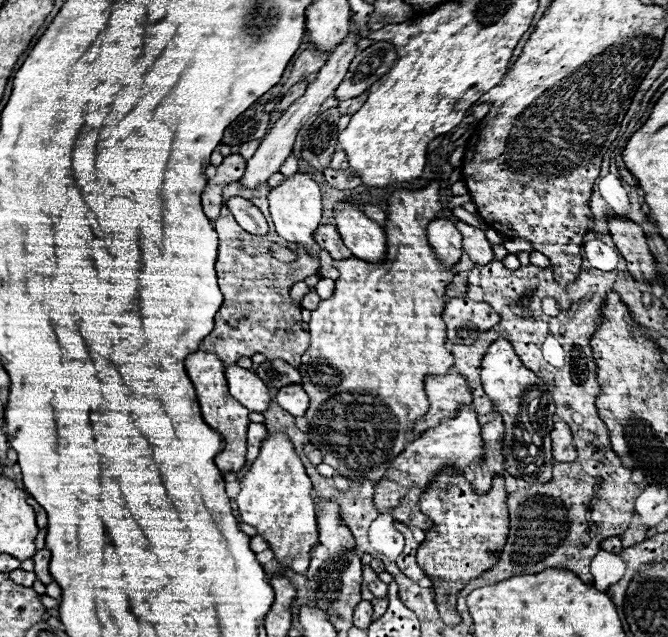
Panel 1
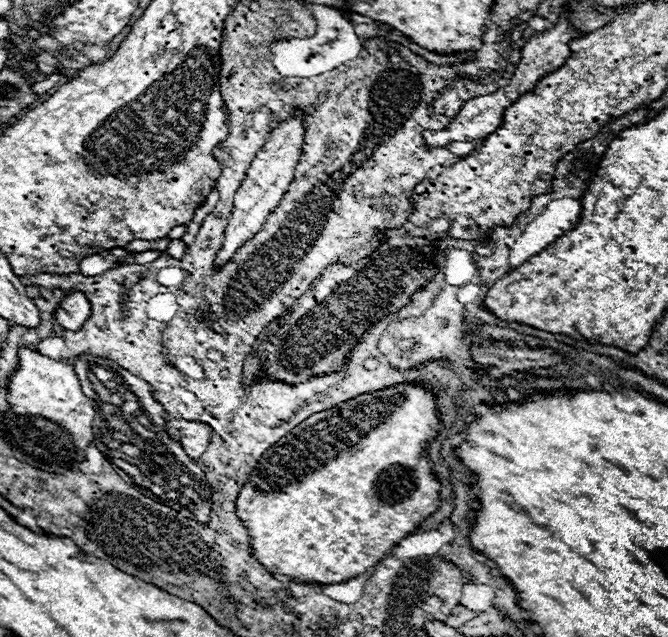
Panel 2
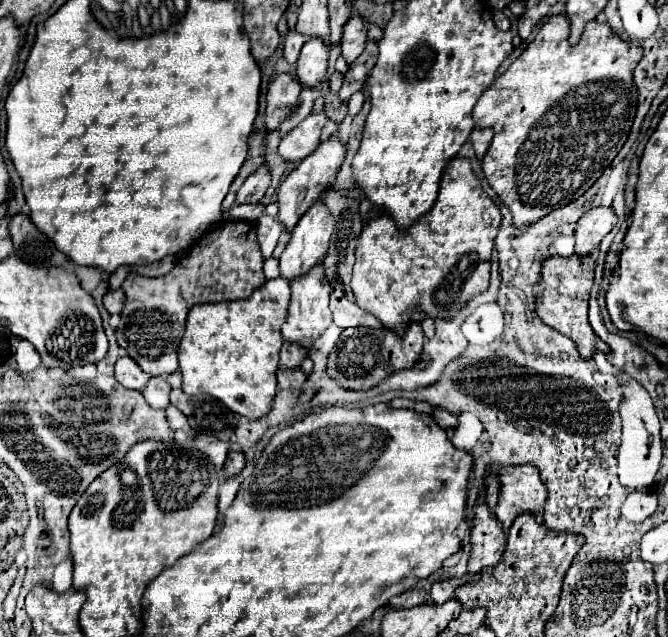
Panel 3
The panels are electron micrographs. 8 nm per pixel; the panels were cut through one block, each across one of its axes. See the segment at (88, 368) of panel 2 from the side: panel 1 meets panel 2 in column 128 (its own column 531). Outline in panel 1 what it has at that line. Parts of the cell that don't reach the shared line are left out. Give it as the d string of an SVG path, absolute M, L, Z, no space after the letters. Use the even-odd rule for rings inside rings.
M496 340L486 356L482 358L482 386L498 412L504 418L506 434L502 442L504 454L504 470L532 484L546 484L552 480L552 444L548 432L552 432L554 420L554 400L546 390L546 384L516 356L512 344L508 340Z

